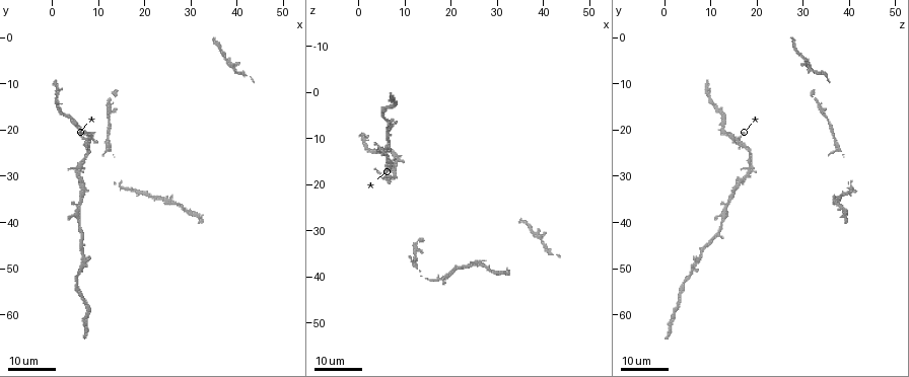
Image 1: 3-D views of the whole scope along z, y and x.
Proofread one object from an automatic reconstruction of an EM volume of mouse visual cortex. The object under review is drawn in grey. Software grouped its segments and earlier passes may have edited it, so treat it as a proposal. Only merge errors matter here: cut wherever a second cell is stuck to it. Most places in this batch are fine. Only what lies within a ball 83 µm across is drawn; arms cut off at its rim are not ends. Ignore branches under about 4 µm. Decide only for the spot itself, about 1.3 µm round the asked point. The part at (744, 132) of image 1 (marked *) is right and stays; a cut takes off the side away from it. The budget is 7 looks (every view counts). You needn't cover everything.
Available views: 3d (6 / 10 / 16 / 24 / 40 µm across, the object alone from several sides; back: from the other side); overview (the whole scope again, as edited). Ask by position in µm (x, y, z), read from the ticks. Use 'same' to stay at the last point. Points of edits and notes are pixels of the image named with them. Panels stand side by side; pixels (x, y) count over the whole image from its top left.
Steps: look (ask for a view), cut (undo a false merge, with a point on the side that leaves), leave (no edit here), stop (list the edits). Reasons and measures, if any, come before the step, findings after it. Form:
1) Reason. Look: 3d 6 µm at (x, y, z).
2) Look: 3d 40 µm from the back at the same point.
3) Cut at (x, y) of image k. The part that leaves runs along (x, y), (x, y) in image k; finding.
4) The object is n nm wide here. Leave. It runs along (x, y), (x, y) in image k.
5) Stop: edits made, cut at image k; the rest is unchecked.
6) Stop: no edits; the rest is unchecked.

A fork. Look: 3d 24 µm at (7.5, 23.0, 16.0).

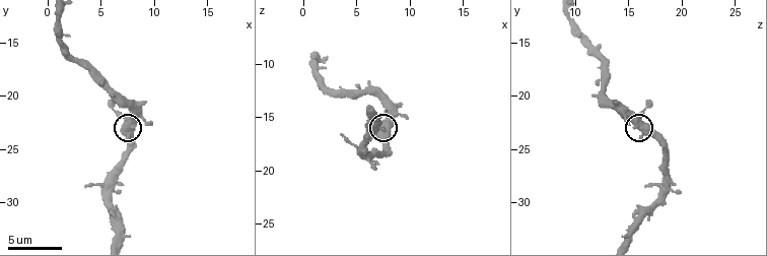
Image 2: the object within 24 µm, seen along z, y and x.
Look: 3d 6 µm at (7.8, 22.8, 15.8).

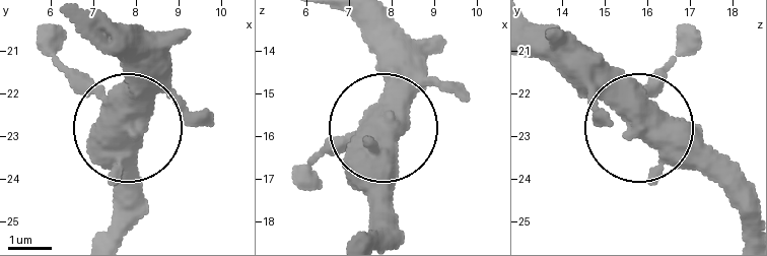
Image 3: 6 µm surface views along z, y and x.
Look: 3d 6 µm from the back at (7.90, 22.95, 16.05).

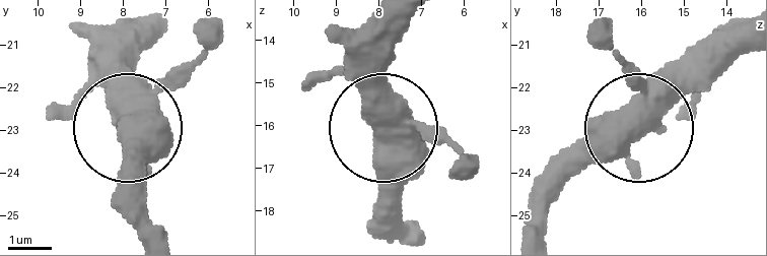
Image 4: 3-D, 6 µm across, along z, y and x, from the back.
The object is 490 nm wide here. Leave. One cell here.

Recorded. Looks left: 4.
Look: 3d 10 µm at (5.8, 28.8, 18.8).

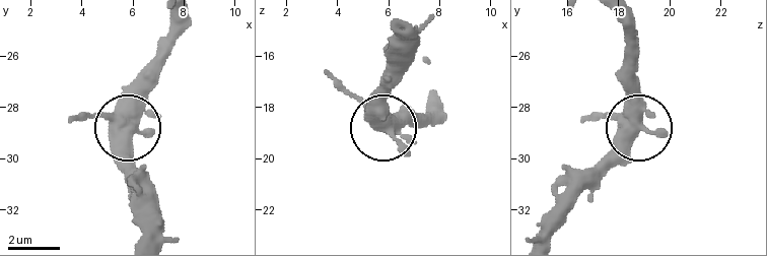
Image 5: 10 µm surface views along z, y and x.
Look: 3d 6 µm at (6.0, 28.7, 18.9).

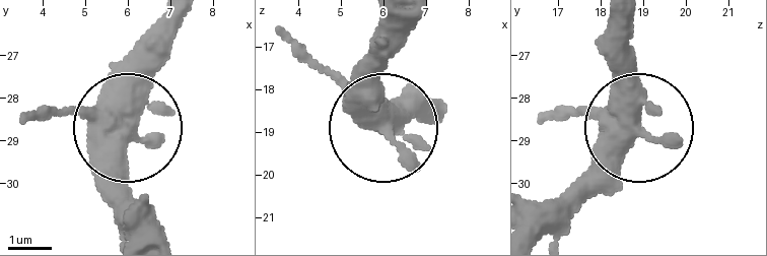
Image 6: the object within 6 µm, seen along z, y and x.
The object is 460 nm wide here. Leave. It runs along (613, 17), (631, 137), (541, 232) in image 6; all the same cell.

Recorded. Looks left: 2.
Stop: no edits; the rest is unchecked.

